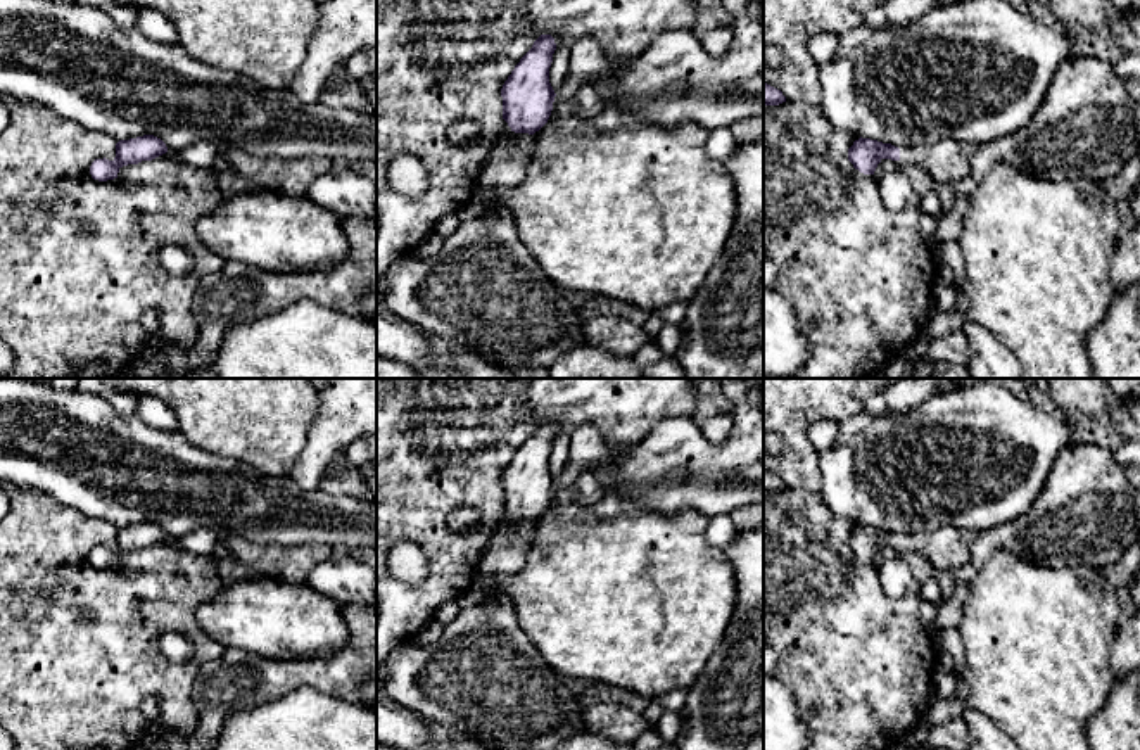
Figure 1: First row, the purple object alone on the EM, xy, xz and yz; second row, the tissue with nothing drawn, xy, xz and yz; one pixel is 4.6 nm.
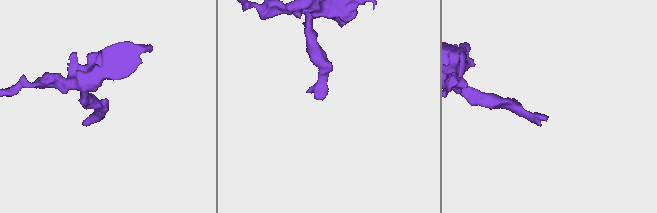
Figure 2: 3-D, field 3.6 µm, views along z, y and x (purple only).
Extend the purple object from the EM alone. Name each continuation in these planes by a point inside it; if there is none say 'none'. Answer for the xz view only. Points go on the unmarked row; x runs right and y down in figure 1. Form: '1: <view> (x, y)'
1: xz (506, 553)

